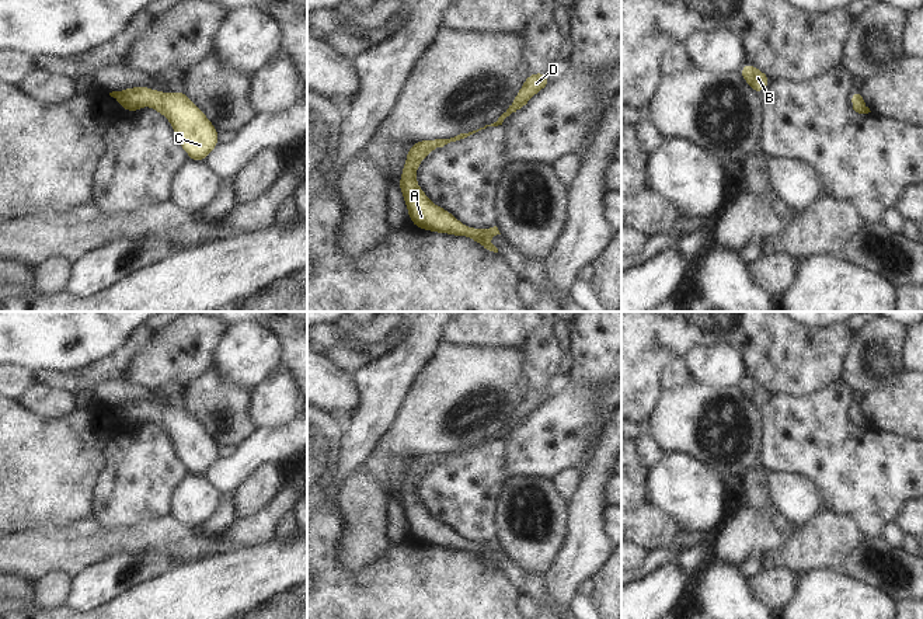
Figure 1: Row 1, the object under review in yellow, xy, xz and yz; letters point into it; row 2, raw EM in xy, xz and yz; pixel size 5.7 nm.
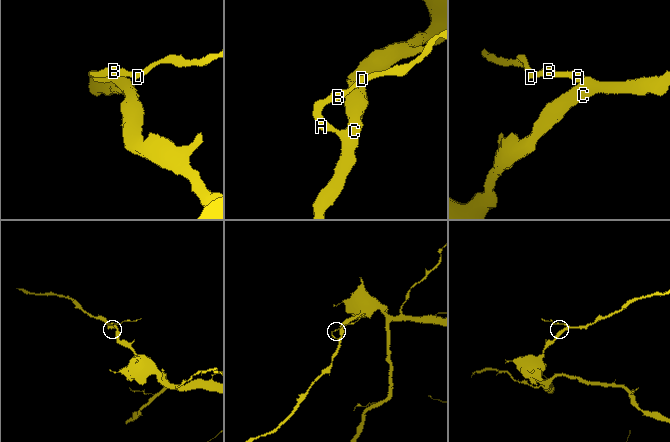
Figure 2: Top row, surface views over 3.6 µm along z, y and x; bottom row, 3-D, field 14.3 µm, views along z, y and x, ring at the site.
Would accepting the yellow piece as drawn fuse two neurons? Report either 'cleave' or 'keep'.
keep

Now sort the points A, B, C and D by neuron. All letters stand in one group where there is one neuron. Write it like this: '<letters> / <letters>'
A B C D

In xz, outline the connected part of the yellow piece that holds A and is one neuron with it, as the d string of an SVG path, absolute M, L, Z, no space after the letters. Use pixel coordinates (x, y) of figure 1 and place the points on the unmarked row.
M532 387L532 389L523 396L522 403L519 404L518 410L513 413L513 415L512 415L512 418L509 420L509 422L498 432L497 437L494 437L494 438L491 438L491 439L485 439L484 442L480 442L480 444L473 445L473 446L469 446L469 448L460 448L460 449L457 449L457 451L454 451L454 452L450 452L450 453L418 455L415 459L412 459L412 460L410 462L410 465L408 465L408 467L407 467L407 474L405 474L405 479L404 479L404 483L403 483L403 487L401 487L401 495L400 495L400 498L398 498L397 501L401 504L403 510L404 510L404 515L405 515L405 519L407 519L407 524L408 524L408 531L410 531L411 536L415 539L415 542L419 542L419 543L424 543L424 545L436 546L436 547L449 547L449 549L452 549L452 550L467 550L469 553L476 554L481 561L484 561L484 563L487 563L487 564L490 564L490 566L498 567L498 563L497 563L491 556L487 554L488 552L494 552L494 550L497 550L497 549L501 549L499 545L498 545L498 542L497 542L497 540L490 542L490 543L467 542L467 540L463 539L460 535L457 535L450 526L447 526L446 524L439 522L439 521L435 519L433 517L431 517L431 515L428 514L426 508L425 508L425 507L419 502L419 500L417 498L417 494L415 494L417 483L418 483L418 480L421 479L421 476L424 474L424 472L425 472L428 467L431 467L432 465L435 465L435 463L438 463L438 462L443 462L445 459L447 459L447 458L450 458L450 456L456 456L456 455L464 453L464 452L467 452L467 451L470 451L470 449L473 449L473 448L476 448L476 446L478 446L478 445L481 445L481 444L485 444L487 441L498 441L498 439L502 439L502 437L504 437L504 434L505 434L506 431L509 431L512 427L516 427L516 425L522 424L522 422L529 417L529 414L530 414L536 407L539 407L541 403L547 401L547 400L550 399L550 396L551 396L551 394L547 392L546 387Z

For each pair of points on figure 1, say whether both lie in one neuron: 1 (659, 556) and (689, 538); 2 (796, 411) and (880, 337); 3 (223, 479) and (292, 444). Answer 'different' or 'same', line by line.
1: same
2: different
3: same

